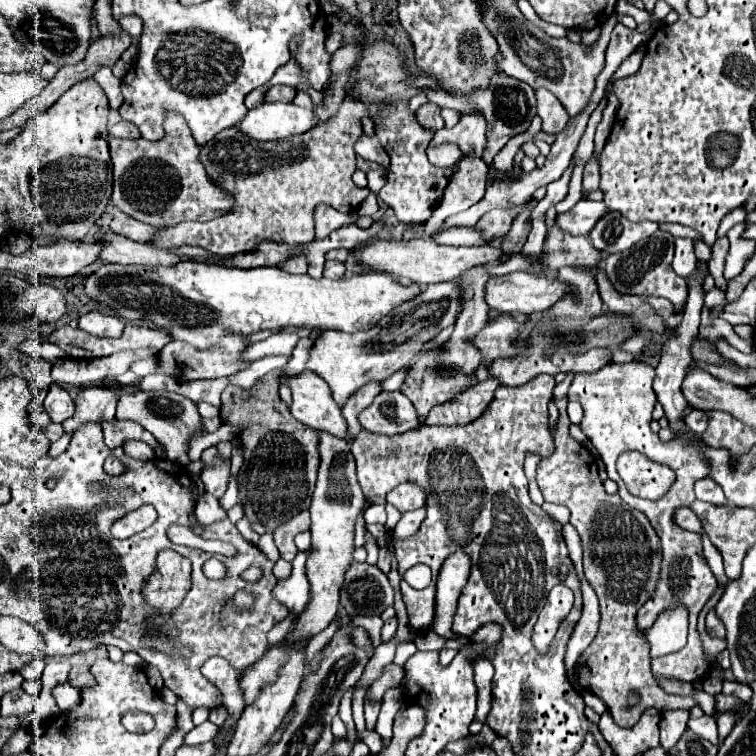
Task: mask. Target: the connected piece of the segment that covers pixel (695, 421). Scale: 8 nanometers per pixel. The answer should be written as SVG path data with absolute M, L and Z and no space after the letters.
M695 408L695 410L685 418L685 424L687 424L687 428L689 428L691 432L695 432L695 434L703 434L705 428L709 426L709 414L707 414L707 412L701 412L701 410Z

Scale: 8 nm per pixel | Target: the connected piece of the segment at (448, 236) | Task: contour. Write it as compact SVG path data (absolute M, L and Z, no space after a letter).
M453 226L453 228L441 228L437 230L431 240L437 244L451 244L451 246L483 246L485 240L481 240L481 232L477 228L469 226Z

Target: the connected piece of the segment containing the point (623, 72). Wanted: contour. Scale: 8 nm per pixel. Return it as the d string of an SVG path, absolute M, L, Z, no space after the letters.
M639 50L639 52L633 52L631 56L627 56L627 58L621 62L621 66L615 70L615 74L611 76L609 84L611 84L613 80L617 80L617 78L629 76L631 72L637 72L637 70L639 70L639 66L641 66L641 60L643 60L643 50Z

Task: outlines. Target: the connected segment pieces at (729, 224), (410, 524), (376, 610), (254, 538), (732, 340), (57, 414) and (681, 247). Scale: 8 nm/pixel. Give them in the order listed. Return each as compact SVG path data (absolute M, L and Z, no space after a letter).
M737 208L737 210L733 210L733 212L729 212L723 220L721 220L721 226L719 226L719 234L717 236L725 236L733 226L737 226L737 224L741 224L741 222L745 222L745 218L747 218L747 214L745 214L745 210L743 208Z
M419 508L419 510L415 510L415 512L403 514L403 518L397 522L397 526L395 526L395 530L393 530L395 540L405 540L407 536L413 536L413 534L419 530L423 518L425 518L425 508Z
M353 562L349 572L345 574L345 582L341 588L341 608L349 616L379 616L389 606L393 606L393 588L389 584L389 578L377 566L371 566L367 562Z
M239 520L239 522L237 522L237 530L239 530L251 544L257 544L257 542L259 542L259 534L255 534L255 532L251 530L251 522L249 522L249 520Z
M707 306L701 310L699 336L705 338L705 340L709 340L711 344L715 344L715 340L723 336L737 350L741 350L741 352L753 352L753 342L751 340L741 340L733 332L733 326L729 322L725 322L721 316L715 316L713 314L713 308L707 308Z
M57 384L49 388L49 394L45 398L45 410L49 412L53 422L63 422L73 416L75 412L75 402L69 396L69 392Z
M677 238L675 240L675 258L673 258L673 270L681 276L687 278L693 274L697 266L697 258L693 252L693 240L691 238Z

